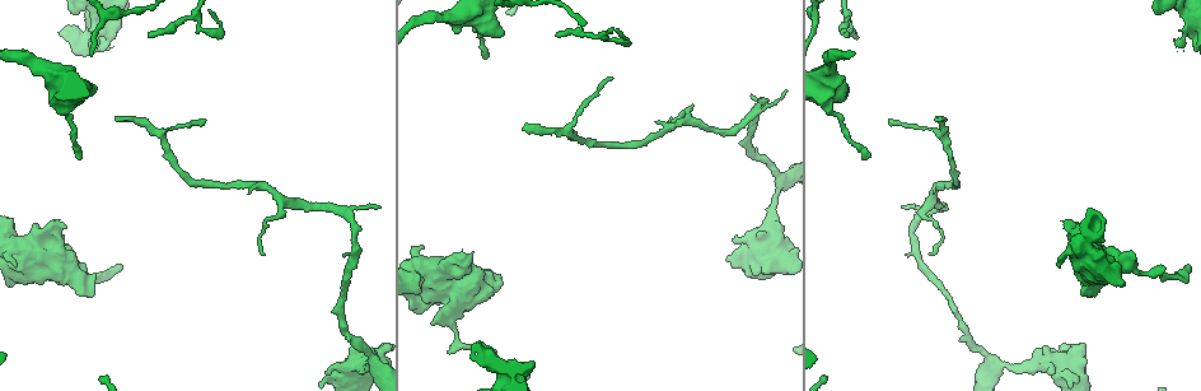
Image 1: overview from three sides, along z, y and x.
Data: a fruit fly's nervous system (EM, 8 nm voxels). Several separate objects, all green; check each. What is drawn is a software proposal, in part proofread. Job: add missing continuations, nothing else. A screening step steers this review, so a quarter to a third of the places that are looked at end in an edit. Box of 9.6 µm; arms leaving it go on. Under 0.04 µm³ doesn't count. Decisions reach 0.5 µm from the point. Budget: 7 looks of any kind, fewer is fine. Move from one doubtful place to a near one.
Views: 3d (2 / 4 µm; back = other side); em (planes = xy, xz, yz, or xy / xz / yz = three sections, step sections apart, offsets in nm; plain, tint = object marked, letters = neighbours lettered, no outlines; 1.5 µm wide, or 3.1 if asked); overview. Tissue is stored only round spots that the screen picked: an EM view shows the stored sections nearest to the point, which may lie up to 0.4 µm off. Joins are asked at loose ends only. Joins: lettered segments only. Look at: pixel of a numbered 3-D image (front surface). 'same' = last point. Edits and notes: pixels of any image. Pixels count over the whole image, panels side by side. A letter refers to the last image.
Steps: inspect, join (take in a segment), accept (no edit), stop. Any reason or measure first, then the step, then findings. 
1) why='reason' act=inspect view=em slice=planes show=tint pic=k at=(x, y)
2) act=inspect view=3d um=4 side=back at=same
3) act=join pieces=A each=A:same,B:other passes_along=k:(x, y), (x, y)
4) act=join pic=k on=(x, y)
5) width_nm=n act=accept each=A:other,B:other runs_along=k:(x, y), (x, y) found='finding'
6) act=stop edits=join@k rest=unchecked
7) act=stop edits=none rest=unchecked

why='thin end' act=inspect view=3d um=4 pic=1 at=(1179, 44)

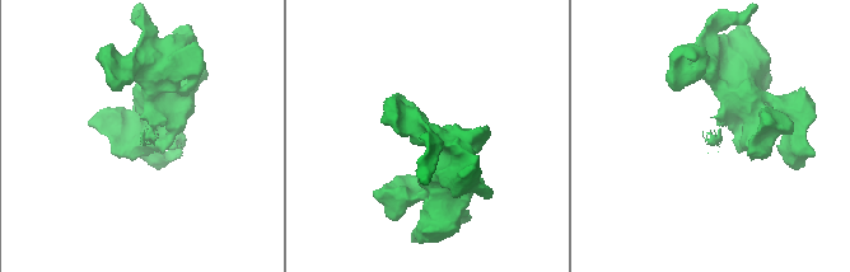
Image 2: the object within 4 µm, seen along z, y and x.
why='shape alone is not enough' act=inspect view=em slice=xy step=8 show=tint pic=2 at=(708, 143)

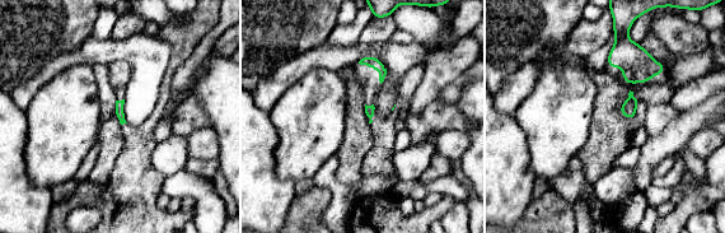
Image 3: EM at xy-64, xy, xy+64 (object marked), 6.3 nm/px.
act=inspect view=em slice=planes show=letters at=same

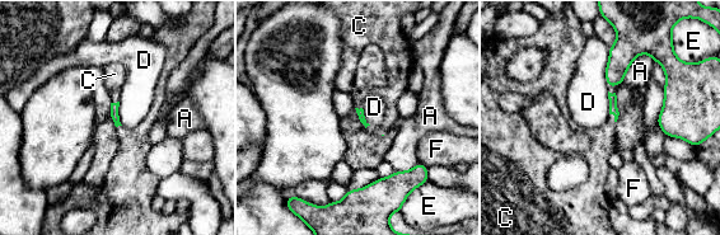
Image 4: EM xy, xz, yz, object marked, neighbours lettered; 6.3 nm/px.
act=join pieces=C each=A:other,C:same,D:other,E:other,F:other found='the cell continues'

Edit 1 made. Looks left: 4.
why='thin end' act=inspect view=3d um=2 pic=1 at=(117, 117)

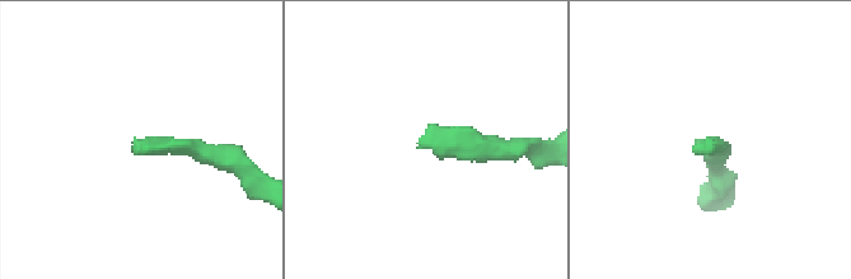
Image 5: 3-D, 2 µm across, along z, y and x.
why='now the EM' act=inspect view=em slice=planes show=letters pic=5 at=(133, 148)

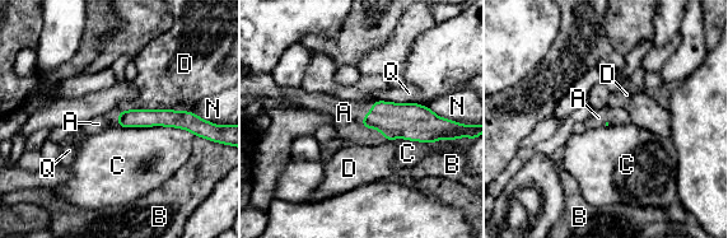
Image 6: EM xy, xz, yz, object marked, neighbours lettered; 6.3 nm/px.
act=join pieces=A each=A:same,B:other,C:other,D:other,N:other,Q:other passes_along=6:(393, 120), (369, 112), (344, 112) found='it goes on there'

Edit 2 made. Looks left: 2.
act=inspect view=overview

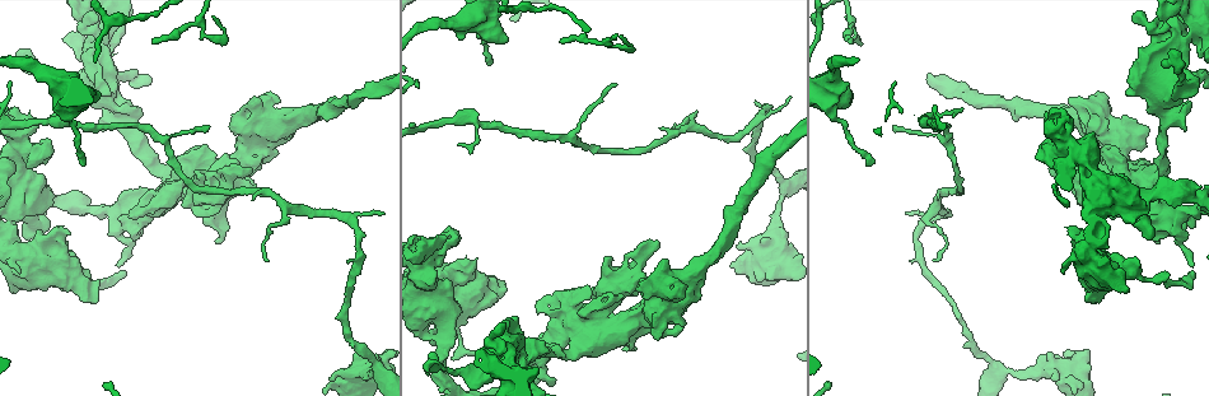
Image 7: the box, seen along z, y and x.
why='branch stops here' act=inspect view=em slice=planes show=letters pic=7 at=(140, 228)

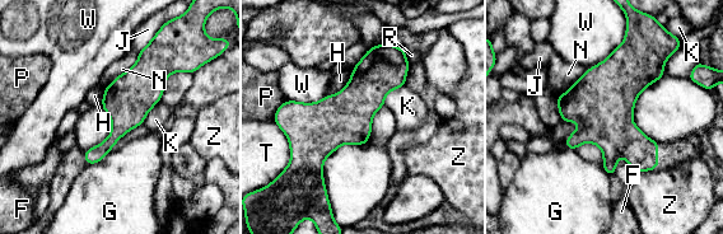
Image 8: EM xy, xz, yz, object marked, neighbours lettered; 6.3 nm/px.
width_nm=360 act=accept each=F:other,G:other,H:other,J:other,K:other,N:other,P:other,R:other,T:other,W:other,Z:other border=8:(654, 169), (635, 173) found='no lettered segment goes on from it'

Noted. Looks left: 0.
act=stop edits=join@4,join@6 rest=unchecked

